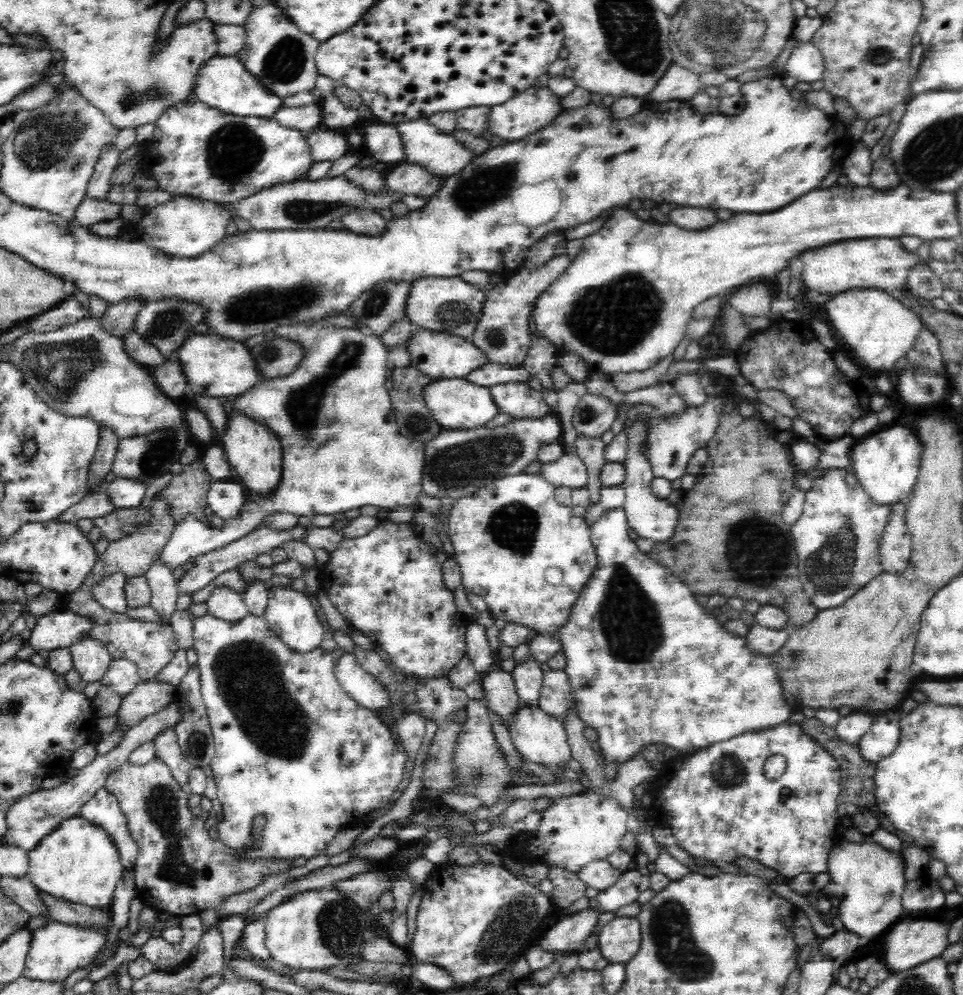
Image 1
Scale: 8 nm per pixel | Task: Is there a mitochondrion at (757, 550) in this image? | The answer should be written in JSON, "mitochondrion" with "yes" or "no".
{"mitochondrion":"yes"}

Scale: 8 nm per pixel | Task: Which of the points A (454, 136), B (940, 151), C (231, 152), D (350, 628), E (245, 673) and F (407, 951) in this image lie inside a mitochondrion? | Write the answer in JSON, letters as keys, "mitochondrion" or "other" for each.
{"A":"other","B":"mitochondrion","C":"mitochondrion","D":"other","E":"mitochondrion","F":"other"}

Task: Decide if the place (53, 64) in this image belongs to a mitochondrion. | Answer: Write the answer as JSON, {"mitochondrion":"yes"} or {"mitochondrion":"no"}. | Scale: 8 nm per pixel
{"mitochondrion":"no"}

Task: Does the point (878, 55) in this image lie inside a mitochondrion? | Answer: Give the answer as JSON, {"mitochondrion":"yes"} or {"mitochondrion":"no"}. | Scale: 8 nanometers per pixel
{"mitochondrion":"yes"}

